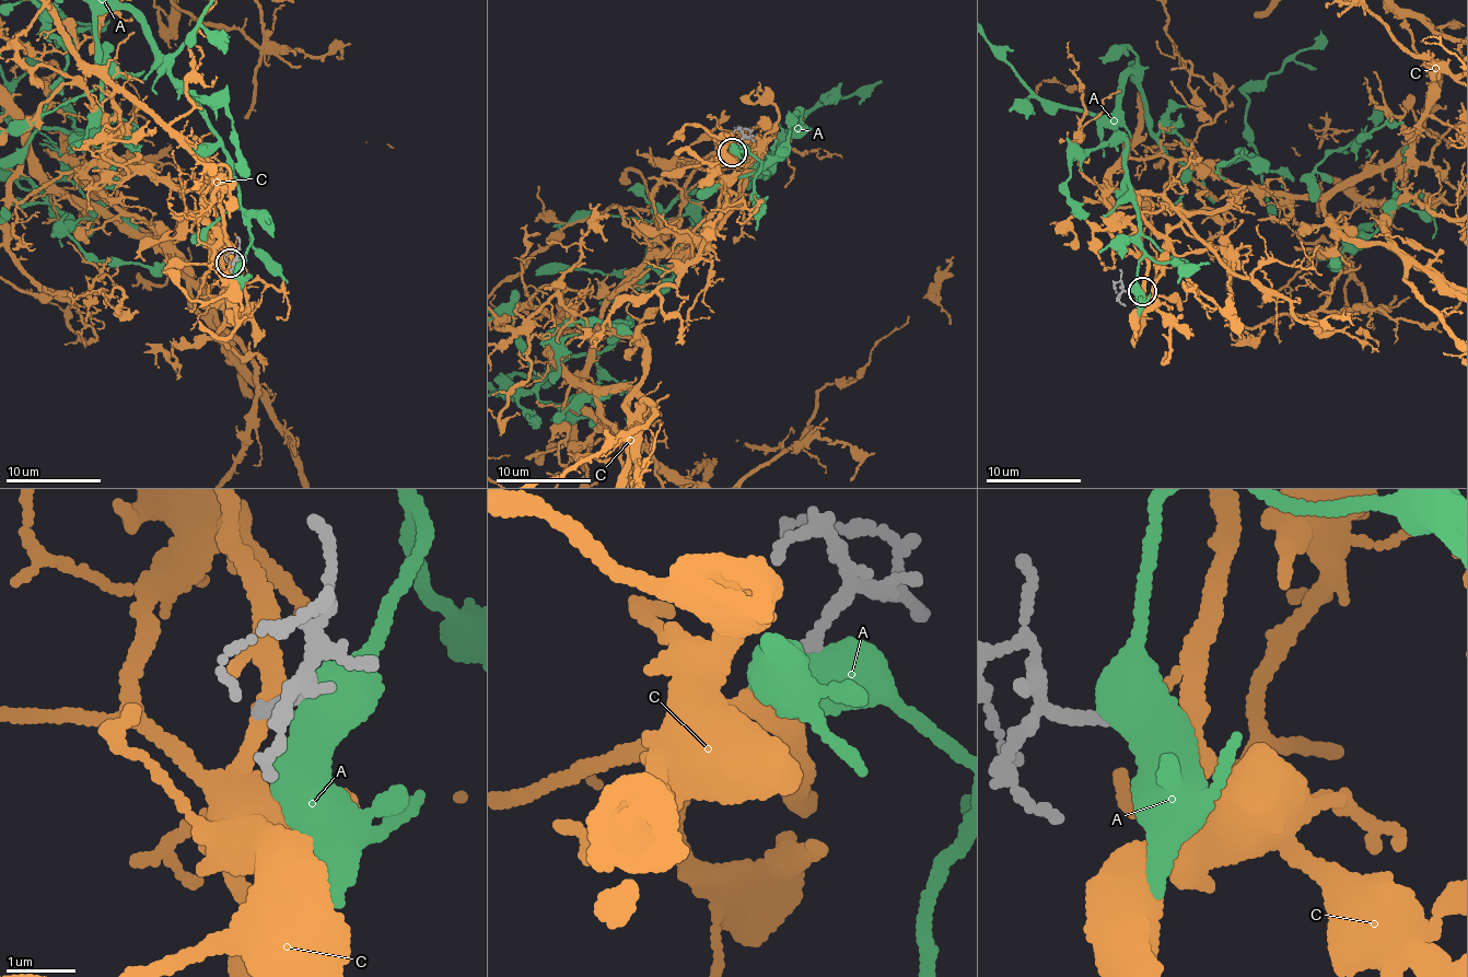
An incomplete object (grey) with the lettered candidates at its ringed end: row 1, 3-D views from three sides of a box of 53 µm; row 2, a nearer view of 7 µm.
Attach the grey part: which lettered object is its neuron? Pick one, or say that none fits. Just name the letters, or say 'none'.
C

